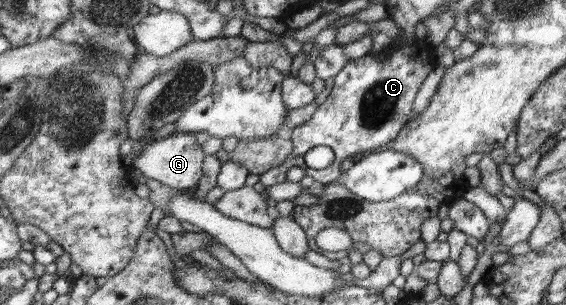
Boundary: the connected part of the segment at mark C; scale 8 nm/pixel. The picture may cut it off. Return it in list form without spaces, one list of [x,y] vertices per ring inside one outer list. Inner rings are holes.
[[[416,42],[410,45],[410,48],[390,45],[378,54],[350,59],[334,77],[332,91],[324,103],[318,106],[312,118],[292,129],[291,155],[276,168],[276,172],[270,170],[259,175],[260,184],[267,187],[284,182],[286,170],[292,166],[303,168],[306,175],[312,176],[320,185],[341,183],[340,178],[345,173],[341,170],[341,164],[345,158],[379,150],[399,135],[409,122],[408,115],[412,112],[416,93],[435,66],[436,56],[432,48],[424,42]],[[317,146],[330,146],[334,150],[335,159],[332,166],[324,170],[314,170],[306,166],[304,154]]]

